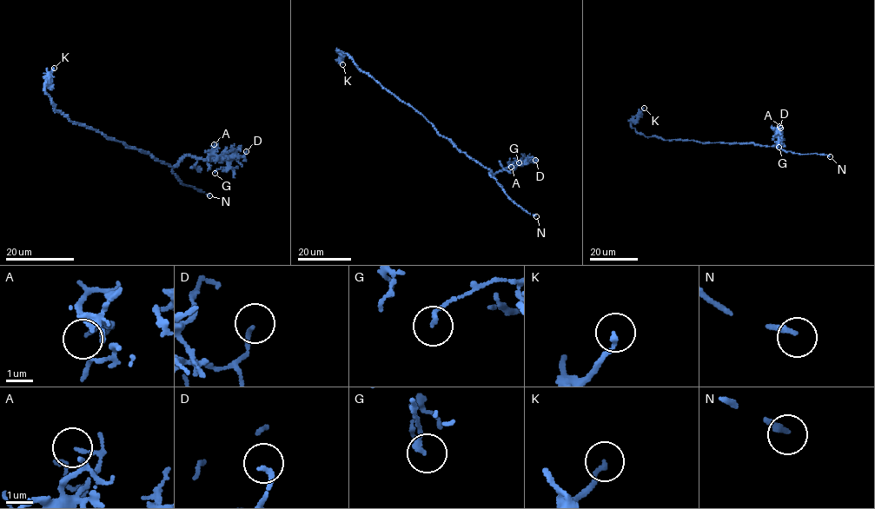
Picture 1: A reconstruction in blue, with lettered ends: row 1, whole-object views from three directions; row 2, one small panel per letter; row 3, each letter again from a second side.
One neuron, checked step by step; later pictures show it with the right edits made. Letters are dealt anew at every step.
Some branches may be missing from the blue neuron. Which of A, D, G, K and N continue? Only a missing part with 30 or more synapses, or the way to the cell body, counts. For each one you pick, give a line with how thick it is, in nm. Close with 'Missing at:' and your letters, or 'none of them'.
N: calibre 220 nm
Missing at: N

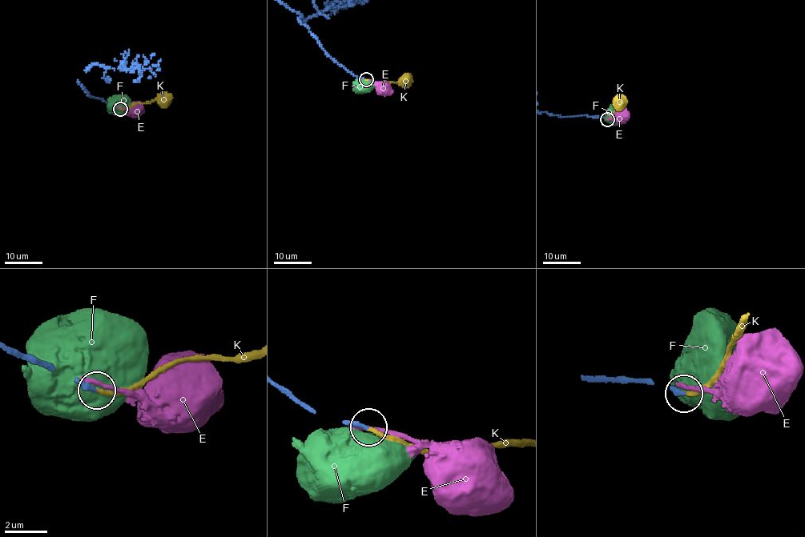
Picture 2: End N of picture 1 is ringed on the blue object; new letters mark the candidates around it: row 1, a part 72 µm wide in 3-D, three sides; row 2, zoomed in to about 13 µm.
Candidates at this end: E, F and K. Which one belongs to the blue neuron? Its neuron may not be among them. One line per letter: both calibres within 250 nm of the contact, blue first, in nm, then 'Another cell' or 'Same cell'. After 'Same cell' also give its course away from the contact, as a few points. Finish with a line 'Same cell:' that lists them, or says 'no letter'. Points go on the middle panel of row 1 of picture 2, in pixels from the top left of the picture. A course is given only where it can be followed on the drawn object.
E: Thickness 240 nm (blue) against 190 nm. Another cell
F: Thickness 240 nm (blue) against 800 nm. Another cell
K: Thickness 240 nm (blue) against 190 nm. Same cell
Same cell: K

